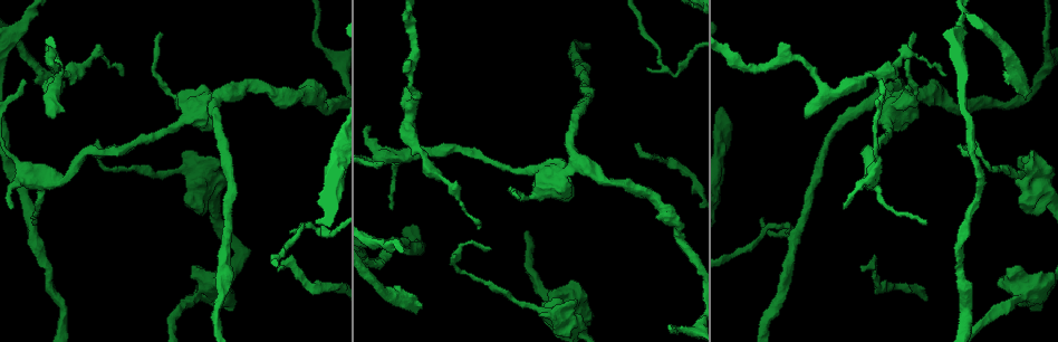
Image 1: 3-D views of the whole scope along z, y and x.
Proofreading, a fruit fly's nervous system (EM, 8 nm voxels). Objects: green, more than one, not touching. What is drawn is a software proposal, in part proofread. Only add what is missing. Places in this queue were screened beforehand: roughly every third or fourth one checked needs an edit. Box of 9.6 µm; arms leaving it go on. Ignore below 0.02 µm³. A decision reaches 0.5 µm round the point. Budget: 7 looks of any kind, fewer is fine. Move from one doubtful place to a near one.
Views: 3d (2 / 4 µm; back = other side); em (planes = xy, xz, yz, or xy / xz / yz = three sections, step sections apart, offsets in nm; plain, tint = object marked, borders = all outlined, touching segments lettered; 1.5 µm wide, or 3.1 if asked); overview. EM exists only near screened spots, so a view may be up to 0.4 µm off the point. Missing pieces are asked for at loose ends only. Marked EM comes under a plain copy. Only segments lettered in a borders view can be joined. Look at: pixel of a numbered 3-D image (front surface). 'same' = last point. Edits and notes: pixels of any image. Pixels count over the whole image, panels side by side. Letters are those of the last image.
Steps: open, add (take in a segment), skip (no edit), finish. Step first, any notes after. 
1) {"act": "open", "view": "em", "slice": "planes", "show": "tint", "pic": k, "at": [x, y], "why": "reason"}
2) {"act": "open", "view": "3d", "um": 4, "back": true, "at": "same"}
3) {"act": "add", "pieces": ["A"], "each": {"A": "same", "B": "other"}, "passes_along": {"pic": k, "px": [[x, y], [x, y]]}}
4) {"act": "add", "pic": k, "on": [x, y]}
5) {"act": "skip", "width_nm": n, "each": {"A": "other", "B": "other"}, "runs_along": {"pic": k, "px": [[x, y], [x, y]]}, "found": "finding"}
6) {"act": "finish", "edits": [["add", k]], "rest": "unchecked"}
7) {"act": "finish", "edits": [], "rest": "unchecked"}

{"act": "open", "view": "em", "slice": "xz", "step": 4, "show": "tint", "pic": 1, "at": [415, 308], "why": "an open end"}

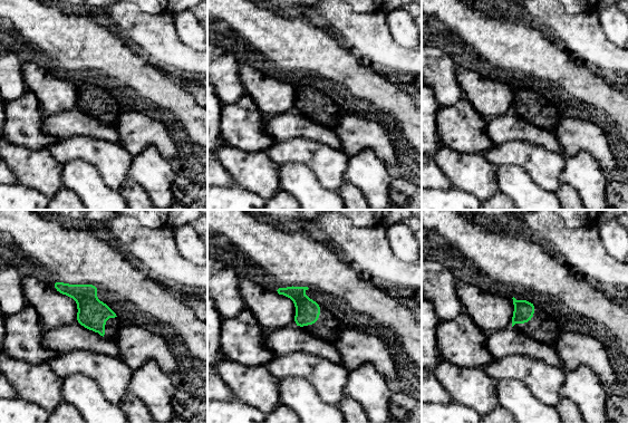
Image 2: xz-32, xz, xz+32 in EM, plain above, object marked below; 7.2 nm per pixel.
{"act": "open", "view": "em", "slice": "planes", "show": "borders", "at": "same", "why": "cut it another way"}

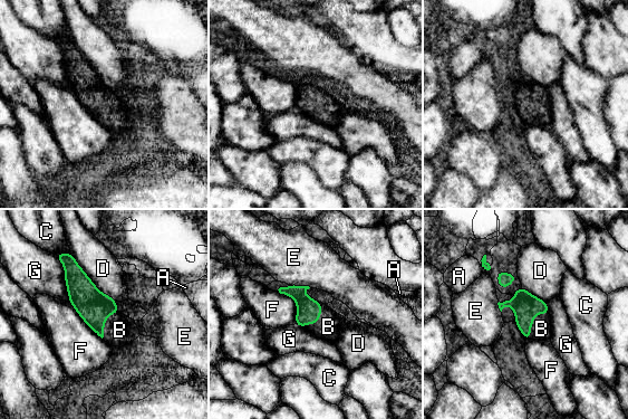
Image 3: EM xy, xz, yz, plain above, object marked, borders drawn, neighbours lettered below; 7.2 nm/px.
{"act": "add", "pieces": ["B"], "each": {"A": "other", "B": "same", "C": "other", "D": "other", "E": "other", "F": "other", "G": "other"}, "passes_along": {"pic": 3, "px": [[525, 306], [533, 321], [541, 329]]}, "found": "it goes on there"}

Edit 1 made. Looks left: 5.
{"act": "open", "view": "overview", "why": "redraw"}

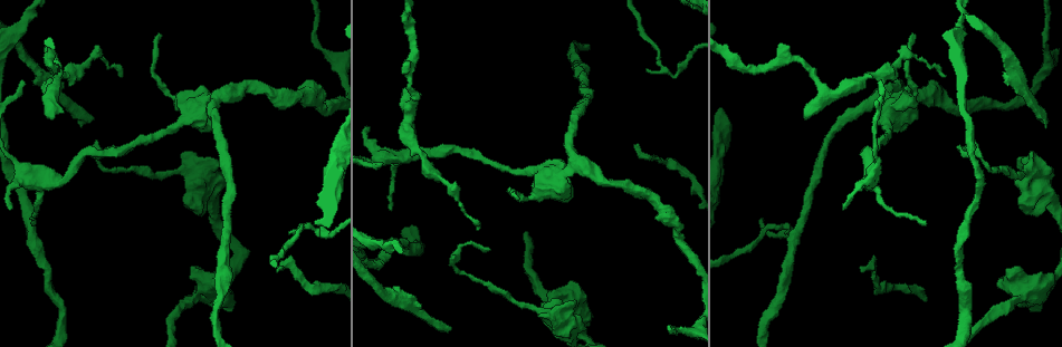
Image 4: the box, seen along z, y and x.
{"act": "open", "view": "em", "slice": "yz", "step": 8, "show": "borders", "pic": 4, "at": [518, 196], "why": "tapers out"}

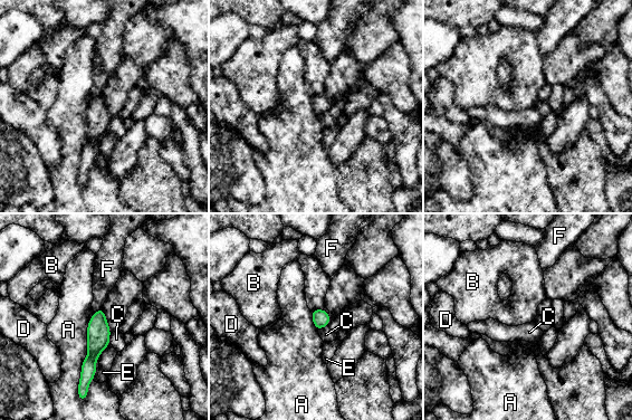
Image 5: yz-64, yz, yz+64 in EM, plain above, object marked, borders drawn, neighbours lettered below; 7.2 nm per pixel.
{"act": "open", "view": "em", "slice": "planes", "show": "borders", "at": "same"}

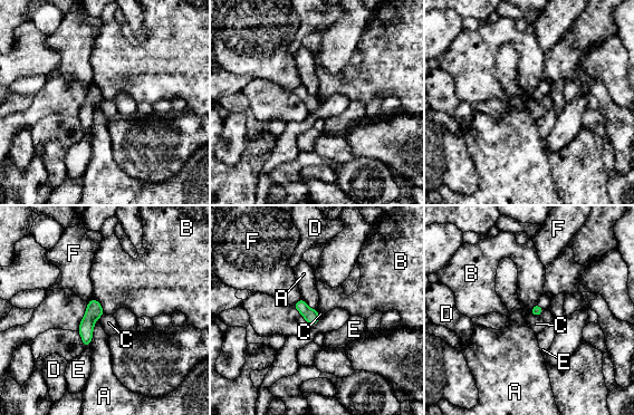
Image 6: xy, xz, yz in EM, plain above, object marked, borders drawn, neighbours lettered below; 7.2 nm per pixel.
{"act": "skip", "each": {"A": "other", "B": "other", "C": "other", "D": "other", "E": "other", "F": "other"}, "border": {"pic": 6, "px": [[93, 297], [99, 302], [104, 312]]}, "found": "none of them fits"}

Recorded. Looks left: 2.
{"act": "finish", "edits": [["add", 3]], "rest": "unchecked"}

